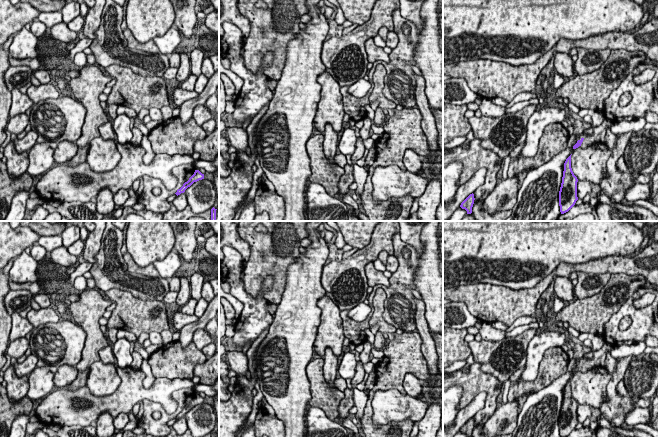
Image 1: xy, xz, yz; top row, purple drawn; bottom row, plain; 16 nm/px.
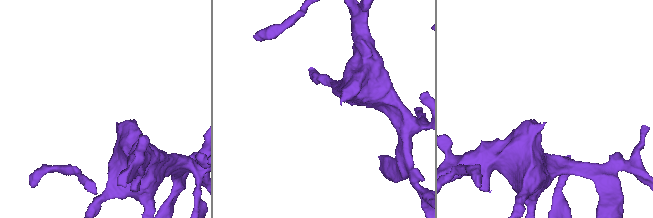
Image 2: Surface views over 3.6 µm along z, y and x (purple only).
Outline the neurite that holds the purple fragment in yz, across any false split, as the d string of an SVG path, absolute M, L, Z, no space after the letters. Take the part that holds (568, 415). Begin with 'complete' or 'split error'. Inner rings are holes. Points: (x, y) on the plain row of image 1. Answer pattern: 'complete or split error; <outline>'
complete; M570 379L564 387L562 407L559 415L559 430L561 437L568 436L578 424L577 406L578 403L574 399L571 392L571 379Z

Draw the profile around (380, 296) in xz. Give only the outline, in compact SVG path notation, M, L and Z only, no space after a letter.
M378 288L373 298L374 310L369 321L369 325L370 327L377 325L378 332L383 334L395 333L397 329L393 325L387 323L382 317L386 298L386 292L382 288Z

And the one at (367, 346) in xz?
M365 341L363 343L363 350L360 352L360 361L362 363L368 363L369 362L369 355L372 350L372 344L368 341Z

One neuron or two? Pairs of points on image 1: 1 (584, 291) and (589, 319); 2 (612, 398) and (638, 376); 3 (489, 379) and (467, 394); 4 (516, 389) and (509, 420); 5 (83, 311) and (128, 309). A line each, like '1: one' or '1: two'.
1: two
2: two
3: one
4: two
5: two

